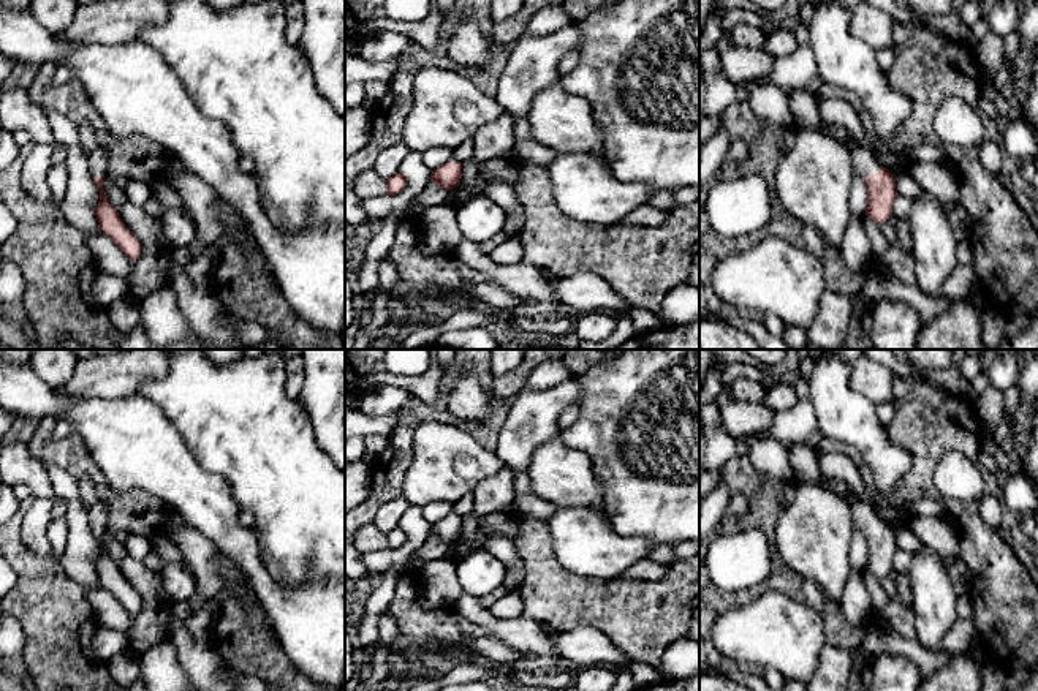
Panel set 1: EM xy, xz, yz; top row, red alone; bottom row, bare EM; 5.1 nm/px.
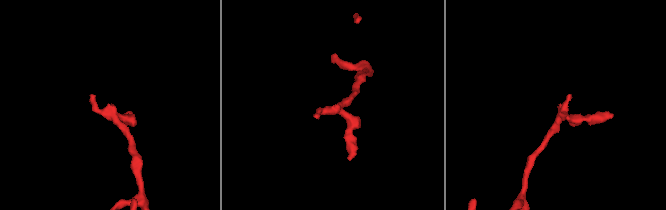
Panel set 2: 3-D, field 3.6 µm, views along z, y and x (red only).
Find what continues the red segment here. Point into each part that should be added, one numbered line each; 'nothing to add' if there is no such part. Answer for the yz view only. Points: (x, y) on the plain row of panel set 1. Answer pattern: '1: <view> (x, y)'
1: yz (864, 516)

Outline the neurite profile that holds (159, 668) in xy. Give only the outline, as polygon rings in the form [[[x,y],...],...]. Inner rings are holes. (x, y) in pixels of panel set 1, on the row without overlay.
[[[169,640],[139,656],[139,677],[147,691],[198,691],[187,678]]]

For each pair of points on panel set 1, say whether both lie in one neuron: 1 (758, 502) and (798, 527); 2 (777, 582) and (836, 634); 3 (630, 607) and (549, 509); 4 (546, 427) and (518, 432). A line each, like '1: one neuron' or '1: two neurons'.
1: two neurons
2: one neuron
3: two neurons
4: one neuron

